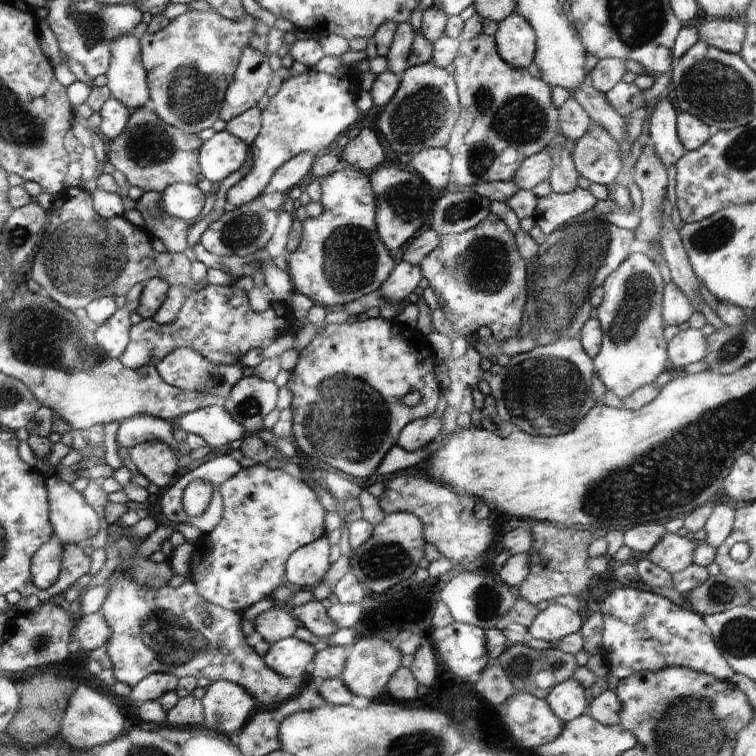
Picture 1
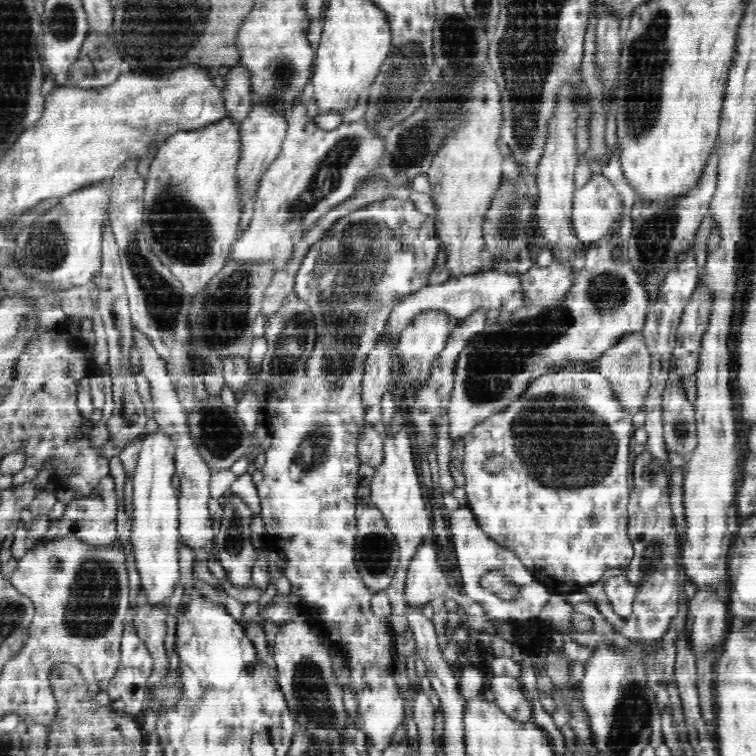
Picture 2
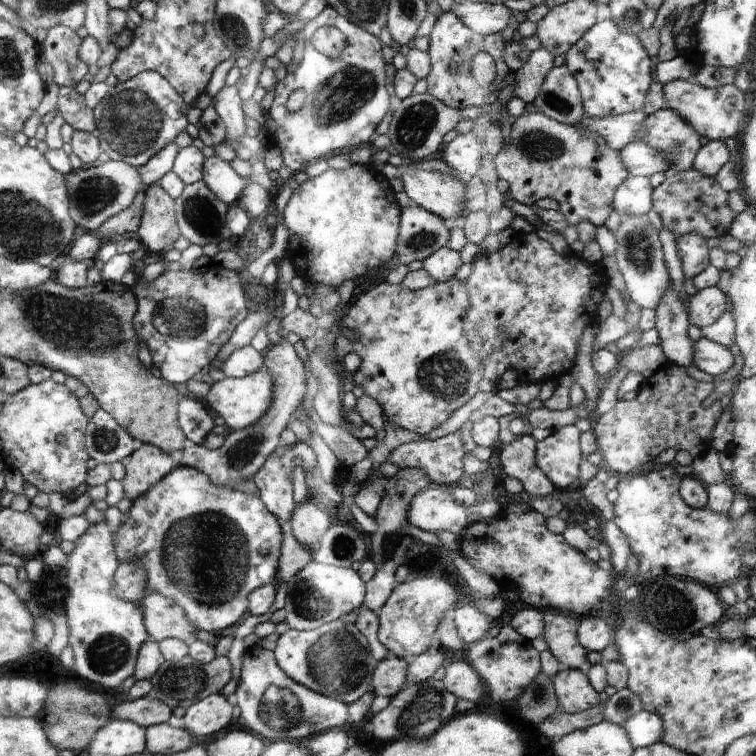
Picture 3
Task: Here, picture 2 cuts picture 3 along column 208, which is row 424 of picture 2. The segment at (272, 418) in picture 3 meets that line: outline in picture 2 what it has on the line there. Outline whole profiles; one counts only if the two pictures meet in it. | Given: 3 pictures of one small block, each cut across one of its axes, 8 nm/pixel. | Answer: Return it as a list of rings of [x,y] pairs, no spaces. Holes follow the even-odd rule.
[[[612,239],[600,242],[600,248],[588,245],[586,266],[580,274],[575,274],[572,292],[568,292],[566,302],[560,306],[526,305],[514,310],[510,320],[487,324],[486,328],[476,334],[462,350],[456,362],[454,372],[454,388],[450,392],[448,404],[448,433],[451,439],[462,439],[474,426],[494,412],[501,411],[512,402],[518,401],[529,389],[535,378],[544,377],[550,372],[564,371],[562,368],[572,362],[594,362],[600,359],[606,350],[612,349],[630,333],[642,332],[645,326],[650,299],[643,288],[642,277],[630,268],[630,263],[614,259],[616,243]]]

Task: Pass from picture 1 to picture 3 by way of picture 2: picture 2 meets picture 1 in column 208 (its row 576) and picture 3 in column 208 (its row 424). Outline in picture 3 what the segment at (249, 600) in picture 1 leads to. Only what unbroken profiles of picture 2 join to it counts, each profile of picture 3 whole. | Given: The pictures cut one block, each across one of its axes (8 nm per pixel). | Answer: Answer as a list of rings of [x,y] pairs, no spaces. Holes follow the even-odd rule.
[[[180,465],[178,469],[168,473],[154,488],[147,490],[146,494],[133,501],[128,512],[124,512],[122,515],[123,522],[117,530],[117,549],[119,550],[120,562],[138,563],[140,567],[143,567],[147,572],[148,593],[160,593],[166,598],[174,598],[185,610],[190,624],[196,631],[206,630],[206,632],[220,635],[233,630],[234,624],[246,614],[246,608],[249,605],[246,598],[264,584],[272,583],[278,574],[278,558],[282,556],[283,528],[278,523],[276,515],[267,509],[258,491],[254,495],[246,495],[236,488],[229,489],[218,486],[211,481],[211,478],[204,471],[188,465]],[[166,574],[174,582],[174,586],[166,586]]]

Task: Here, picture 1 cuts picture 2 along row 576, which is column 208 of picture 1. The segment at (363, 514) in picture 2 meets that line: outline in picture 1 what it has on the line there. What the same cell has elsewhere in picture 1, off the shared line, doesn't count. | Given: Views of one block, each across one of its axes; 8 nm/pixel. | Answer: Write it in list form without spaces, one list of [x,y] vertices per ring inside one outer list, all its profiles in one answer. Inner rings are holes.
[[[176,347],[170,354],[167,354],[158,365],[155,366],[159,374],[172,386],[189,391],[213,394],[222,402],[232,387],[244,377],[243,368],[240,364],[217,365],[206,360],[200,353],[190,347]]]

